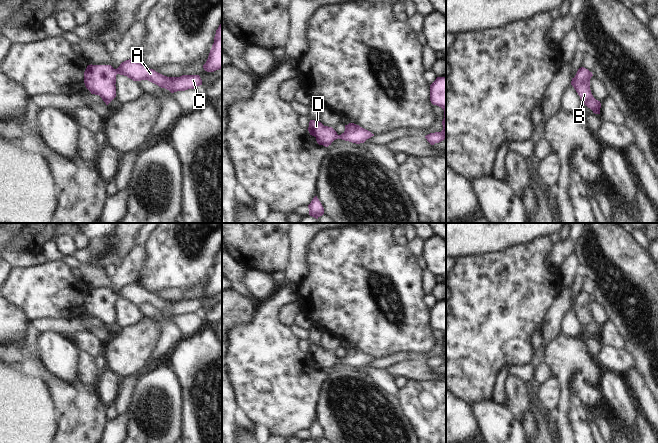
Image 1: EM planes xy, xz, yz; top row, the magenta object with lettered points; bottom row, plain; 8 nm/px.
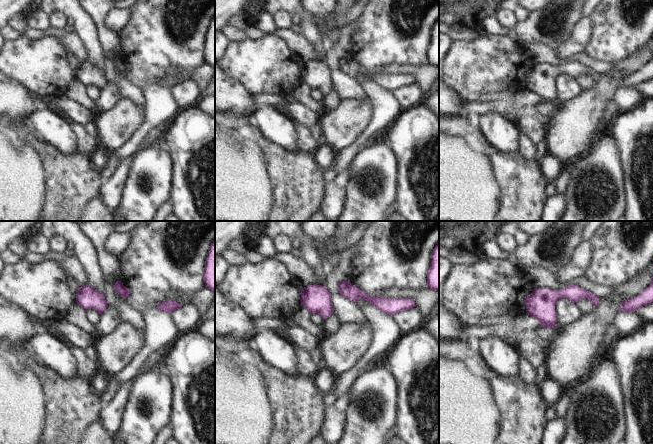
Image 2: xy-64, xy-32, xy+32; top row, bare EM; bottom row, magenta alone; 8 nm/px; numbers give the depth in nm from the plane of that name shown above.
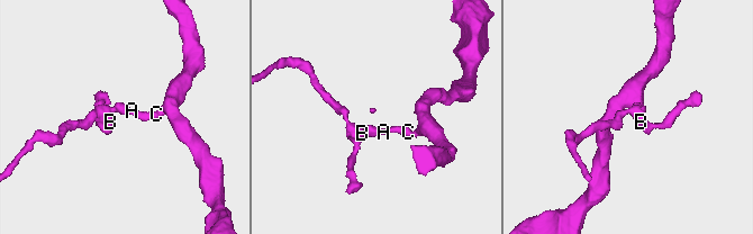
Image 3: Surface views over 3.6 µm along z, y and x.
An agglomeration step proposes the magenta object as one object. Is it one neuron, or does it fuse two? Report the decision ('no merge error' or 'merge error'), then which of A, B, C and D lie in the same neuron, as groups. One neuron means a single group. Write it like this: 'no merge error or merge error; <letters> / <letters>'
no merge error; A B C D

